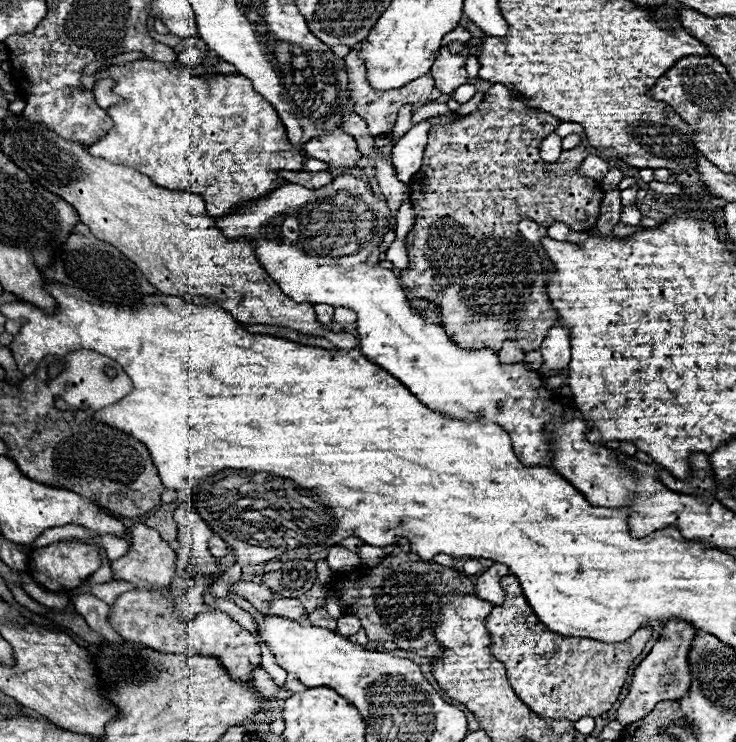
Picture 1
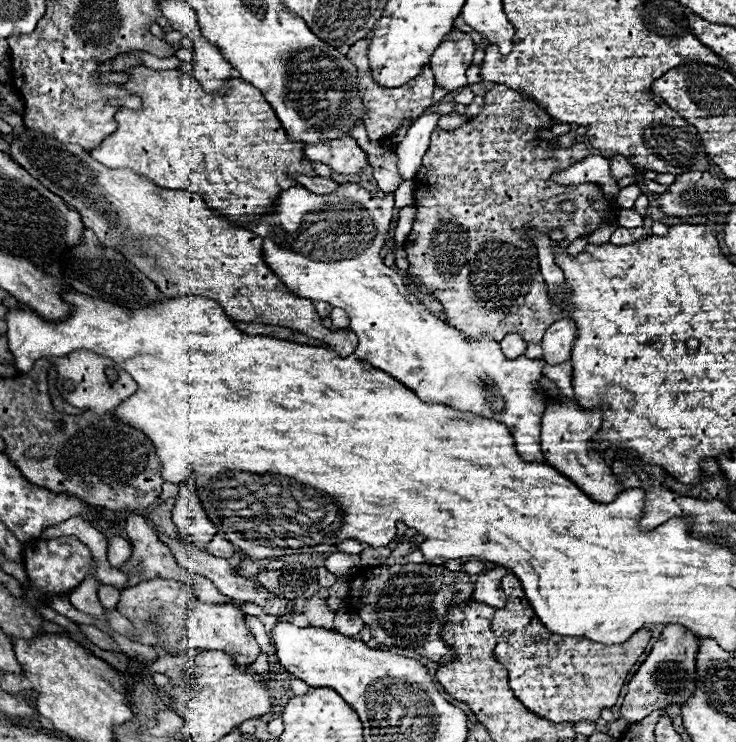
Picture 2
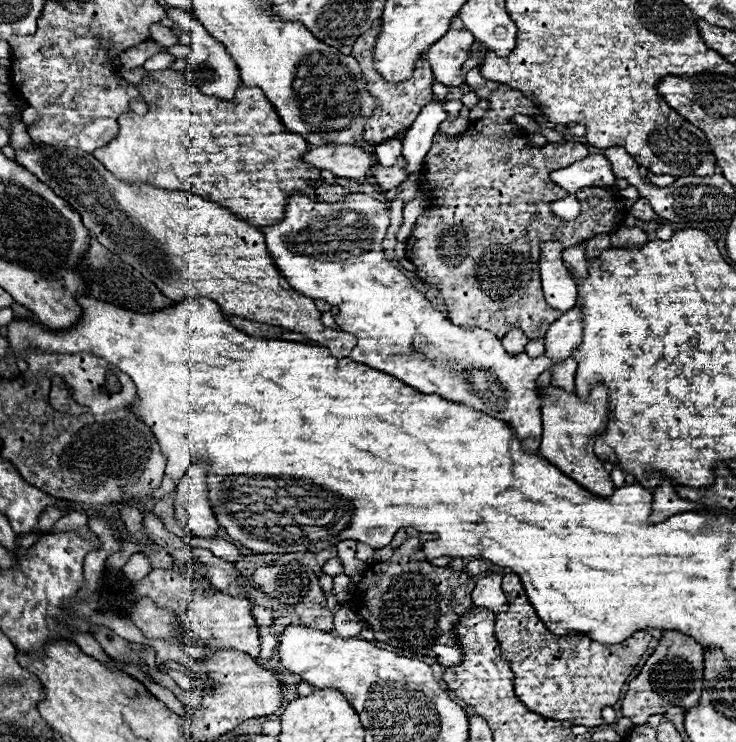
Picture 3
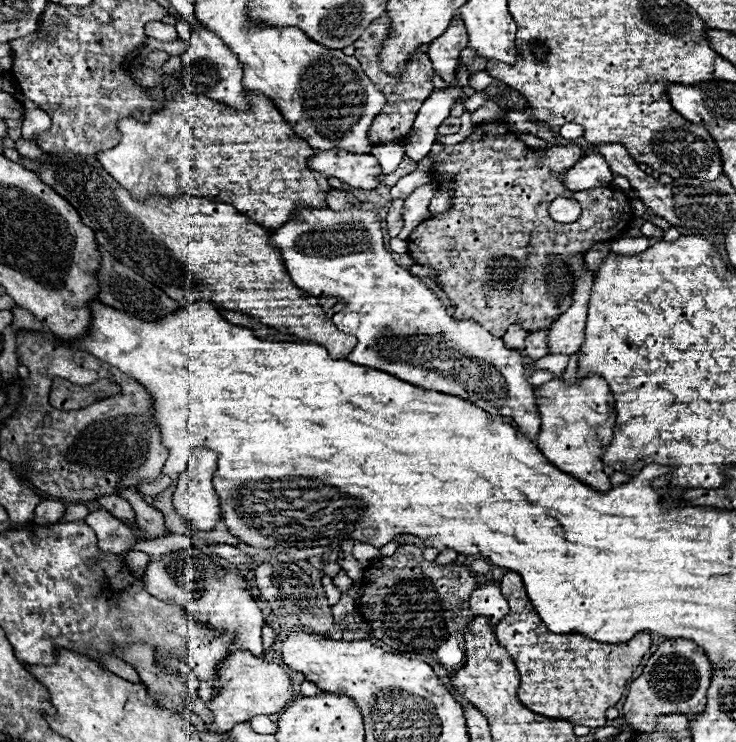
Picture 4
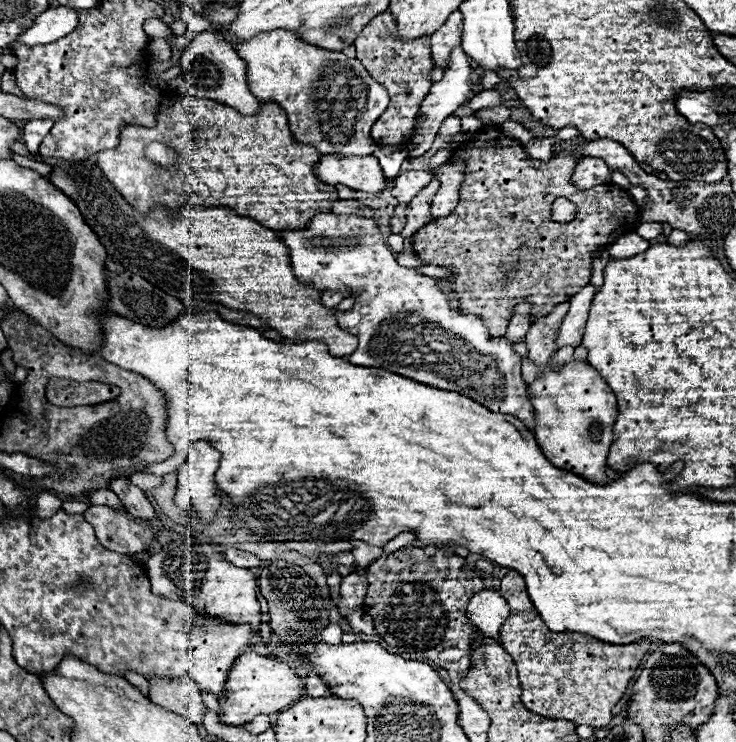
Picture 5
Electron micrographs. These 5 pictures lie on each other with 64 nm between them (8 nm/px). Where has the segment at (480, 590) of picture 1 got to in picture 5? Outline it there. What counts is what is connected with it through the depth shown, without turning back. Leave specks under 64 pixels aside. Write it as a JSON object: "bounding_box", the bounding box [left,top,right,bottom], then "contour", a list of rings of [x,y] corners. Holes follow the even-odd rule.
{"bounding_box":[466,590,510,640],"contour":[[[482,590],[474,594],[468,602],[466,616],[490,638],[498,640],[500,626],[504,624],[506,616],[510,616],[510,608],[506,600],[496,590]]]}

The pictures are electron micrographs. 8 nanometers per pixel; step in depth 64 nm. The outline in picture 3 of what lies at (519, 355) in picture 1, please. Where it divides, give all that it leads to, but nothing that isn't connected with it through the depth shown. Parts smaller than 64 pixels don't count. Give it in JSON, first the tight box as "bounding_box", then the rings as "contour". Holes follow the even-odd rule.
{"bounding_box":[502,330,528,356],"contour":[[[510,330],[504,338],[502,338],[502,346],[504,350],[510,354],[510,356],[516,356],[516,354],[522,354],[524,348],[528,344],[528,338],[520,332],[520,330]]]}

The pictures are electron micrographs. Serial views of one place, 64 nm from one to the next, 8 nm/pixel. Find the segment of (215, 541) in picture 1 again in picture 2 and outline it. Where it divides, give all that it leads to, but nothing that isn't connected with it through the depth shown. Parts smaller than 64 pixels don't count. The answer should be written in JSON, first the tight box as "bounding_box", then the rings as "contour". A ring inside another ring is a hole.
{"bounding_box":[212,536,234,558],"contour":[[[214,536],[212,540],[212,556],[218,556],[218,558],[232,558],[234,556],[234,546],[220,538],[220,536]]]}

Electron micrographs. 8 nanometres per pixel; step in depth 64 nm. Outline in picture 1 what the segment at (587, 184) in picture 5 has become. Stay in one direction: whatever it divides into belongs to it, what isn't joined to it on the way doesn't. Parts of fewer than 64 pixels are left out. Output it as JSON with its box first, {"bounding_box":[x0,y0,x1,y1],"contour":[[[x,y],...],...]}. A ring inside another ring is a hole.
{"bounding_box":[580,156,608,180],"contour":[[[586,156],[586,160],[580,166],[580,174],[594,178],[594,180],[602,180],[608,174],[608,162],[602,160],[600,156]]]}

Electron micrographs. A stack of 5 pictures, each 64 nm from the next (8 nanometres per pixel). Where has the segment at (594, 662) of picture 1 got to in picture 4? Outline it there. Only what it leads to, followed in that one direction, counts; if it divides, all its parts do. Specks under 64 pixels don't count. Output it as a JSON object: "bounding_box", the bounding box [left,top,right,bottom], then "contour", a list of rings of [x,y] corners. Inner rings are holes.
{"bounding_box":[494,574,652,726],"contour":[[[504,574],[500,588],[510,604],[510,612],[496,624],[494,632],[520,674],[518,698],[522,704],[536,714],[562,718],[574,726],[606,726],[604,712],[622,698],[628,678],[652,644],[650,634],[640,632],[624,644],[600,644],[582,634],[552,634],[534,612],[518,574]]]}

